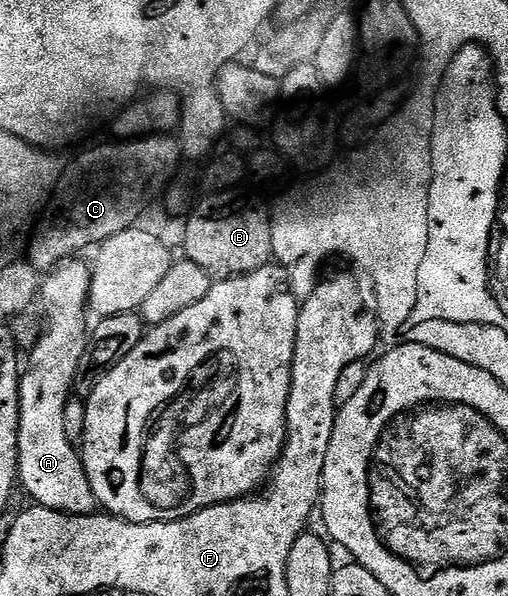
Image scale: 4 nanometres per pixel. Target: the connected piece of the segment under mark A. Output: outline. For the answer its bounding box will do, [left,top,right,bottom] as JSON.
[18,258,100,516]

